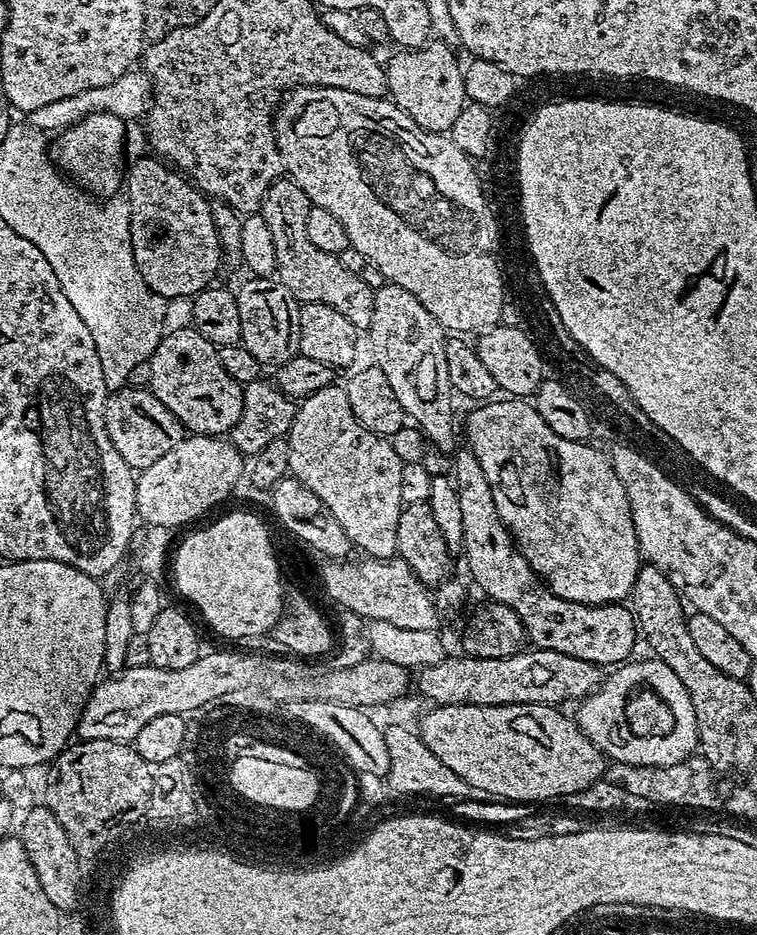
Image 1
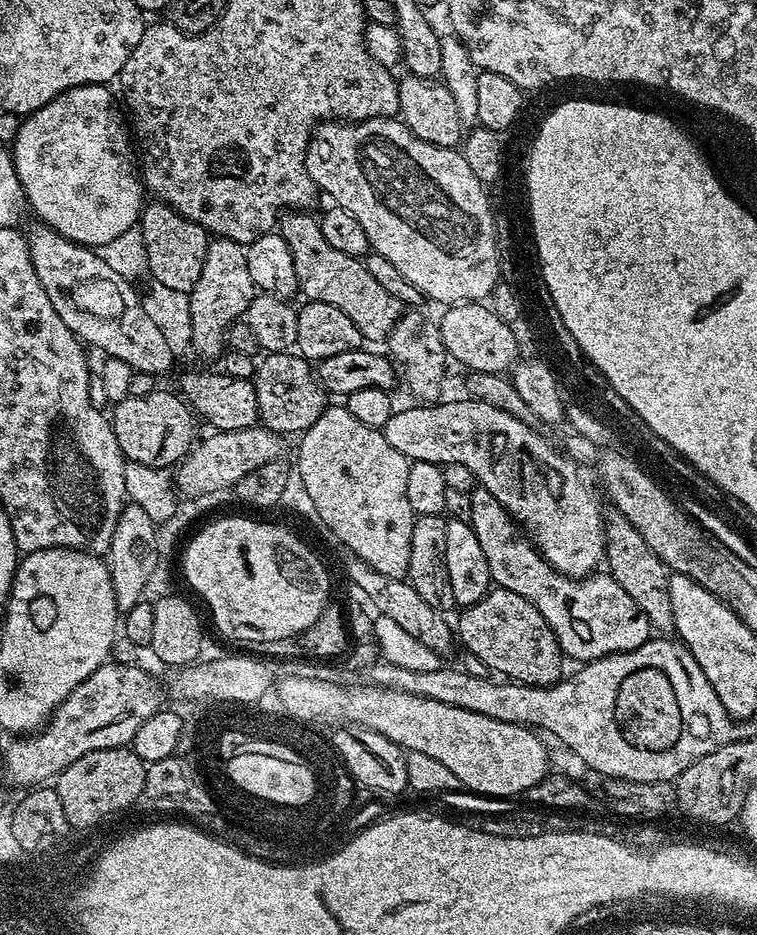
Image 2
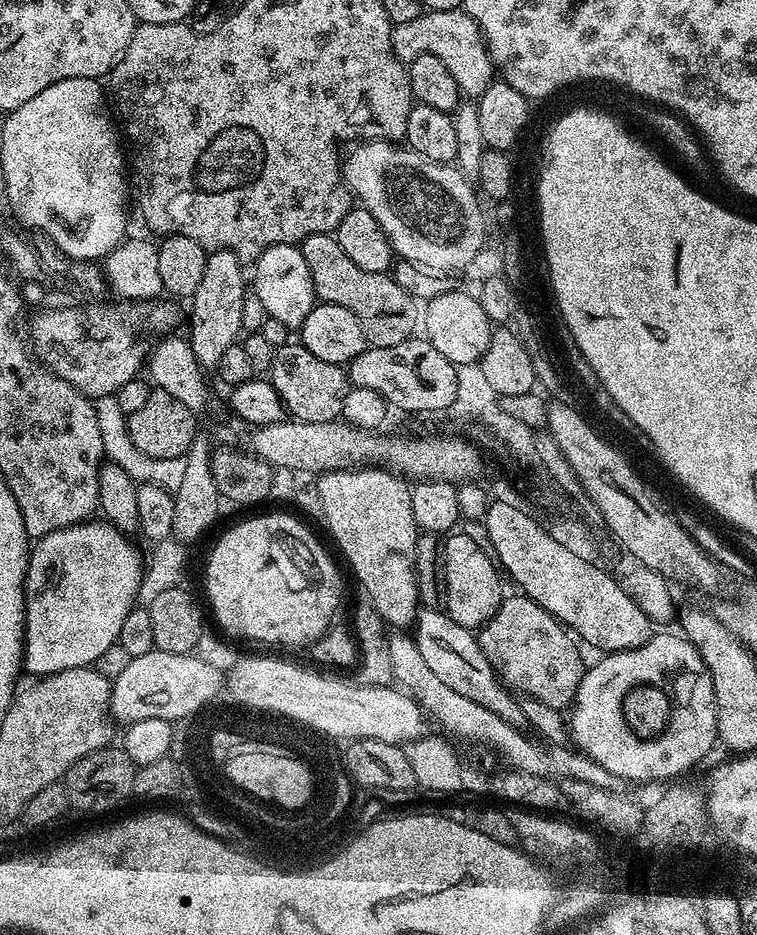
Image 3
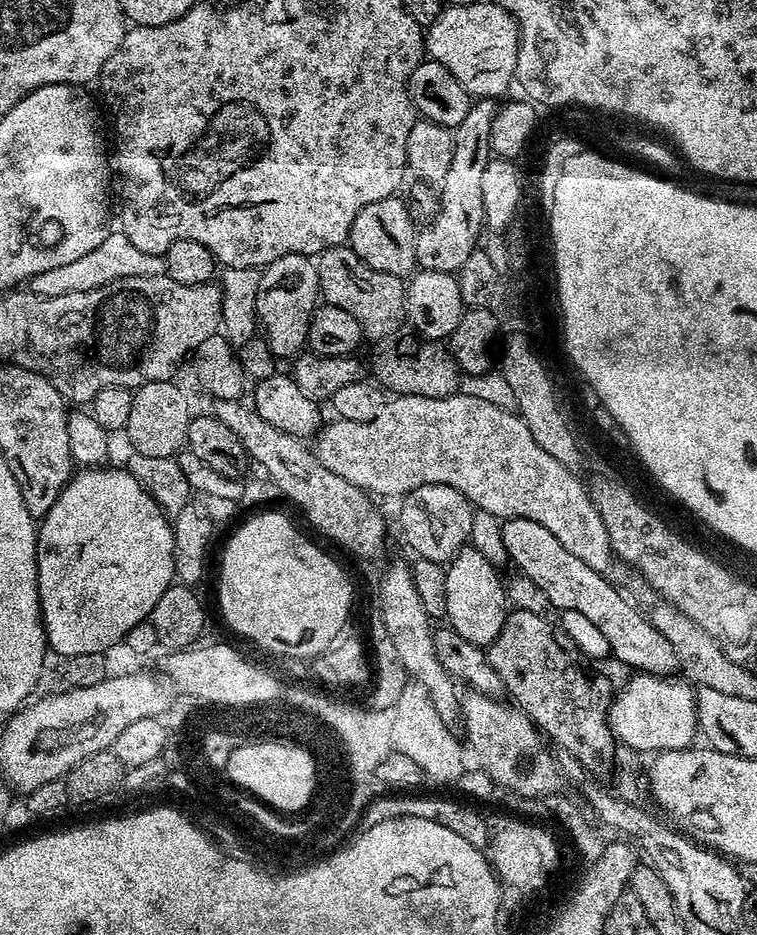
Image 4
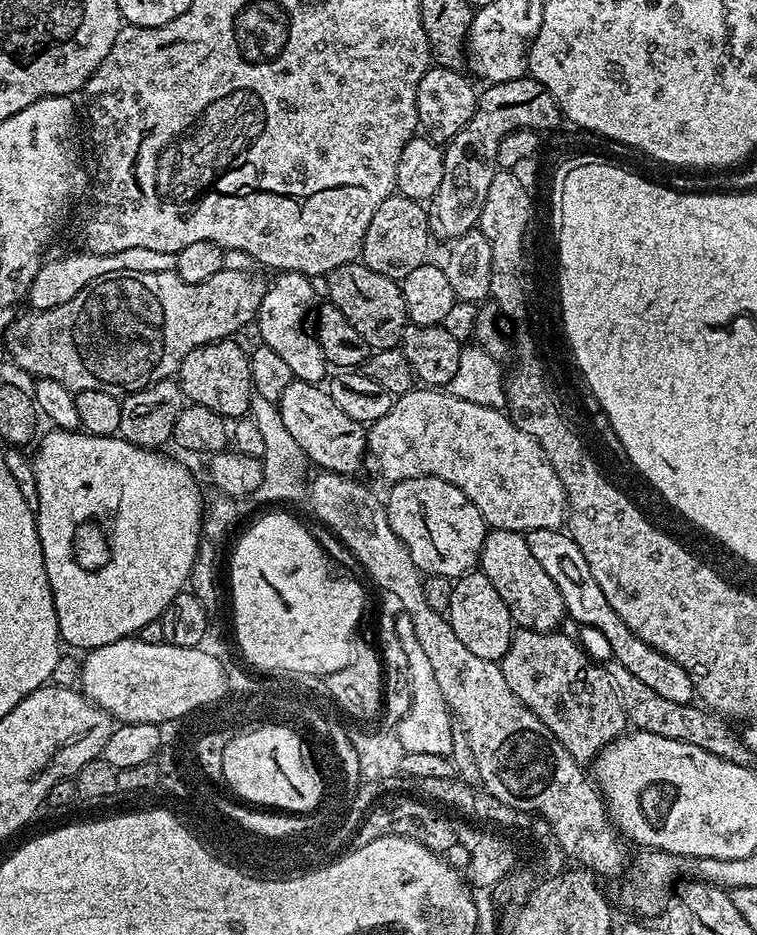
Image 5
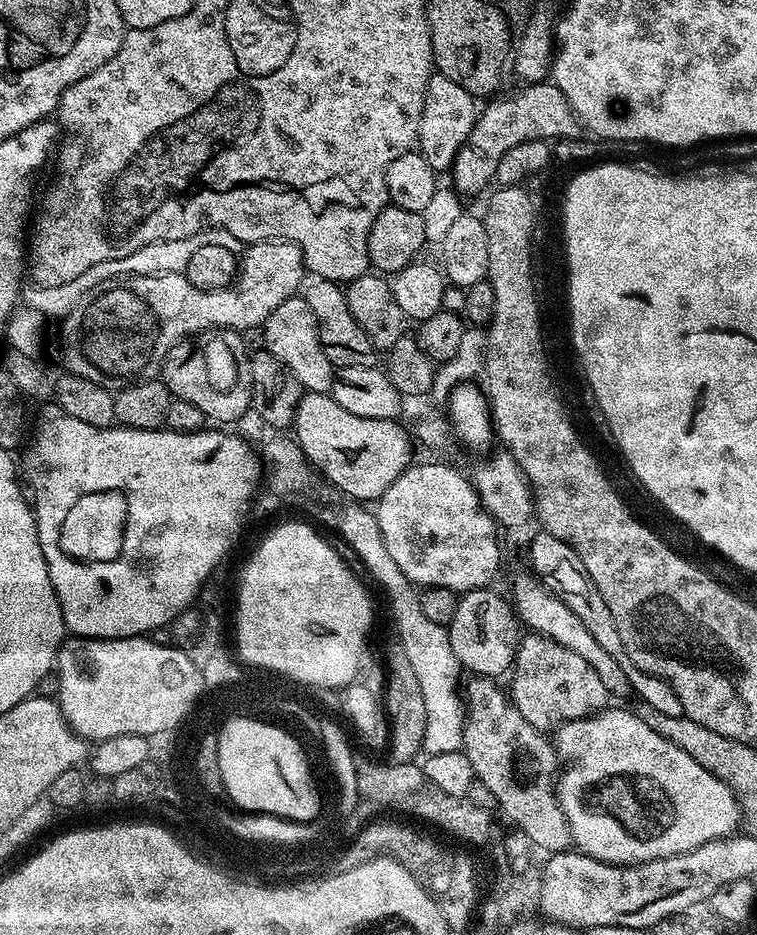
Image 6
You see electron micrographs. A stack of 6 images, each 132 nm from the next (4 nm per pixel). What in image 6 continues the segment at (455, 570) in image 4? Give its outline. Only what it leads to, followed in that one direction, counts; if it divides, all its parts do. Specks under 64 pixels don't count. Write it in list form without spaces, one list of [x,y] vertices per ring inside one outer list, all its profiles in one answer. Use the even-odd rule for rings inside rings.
[[[491,587],[473,588],[457,599],[454,618],[446,625],[450,646],[461,669],[469,673],[500,678],[516,663],[516,645],[522,639],[522,628],[518,623],[513,605],[504,600]]]

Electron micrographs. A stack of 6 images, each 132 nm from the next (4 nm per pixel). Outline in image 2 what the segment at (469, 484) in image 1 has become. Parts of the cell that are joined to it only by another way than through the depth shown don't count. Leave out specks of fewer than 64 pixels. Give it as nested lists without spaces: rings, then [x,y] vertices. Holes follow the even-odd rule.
[[[477,486],[472,489],[470,497],[470,524],[486,554],[493,585],[514,590],[514,594],[522,594],[526,602],[534,602],[538,614],[546,618],[550,630],[558,638],[560,651],[569,661],[587,662],[638,650],[638,646],[650,639],[654,629],[646,614],[642,614],[638,602],[634,602],[634,598],[630,598],[612,576],[593,574],[577,578],[558,571],[546,562],[527,535],[522,534],[520,525],[512,519],[506,506],[490,494],[490,490]]]

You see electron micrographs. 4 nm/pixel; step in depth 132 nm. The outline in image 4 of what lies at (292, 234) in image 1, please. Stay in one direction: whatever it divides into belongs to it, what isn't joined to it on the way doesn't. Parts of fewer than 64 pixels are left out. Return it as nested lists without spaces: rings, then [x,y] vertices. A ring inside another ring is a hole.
[[[347,246],[327,248],[315,261],[320,295],[327,303],[346,310],[346,314],[362,326],[369,341],[379,342],[387,336],[397,335],[401,331],[400,323],[406,320],[406,284],[394,274],[382,274],[382,270],[370,270]]]

